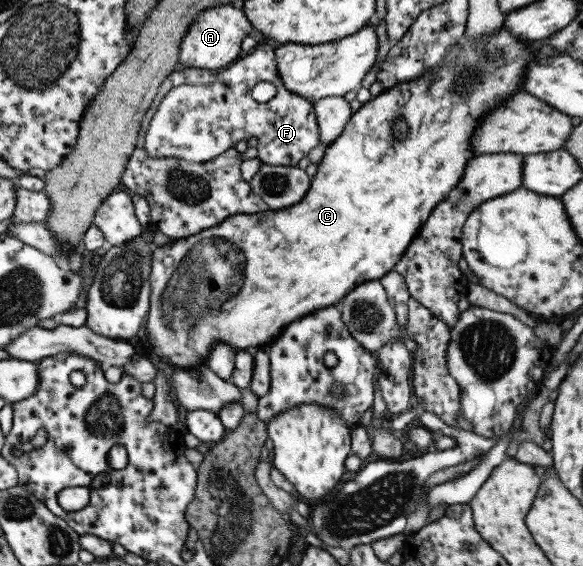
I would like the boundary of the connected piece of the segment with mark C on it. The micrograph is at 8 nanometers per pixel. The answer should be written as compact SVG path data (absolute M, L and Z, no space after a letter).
M505 24L498 27L491 36L483 38L483 44L469 43L465 35L460 44L450 51L443 63L433 66L431 71L422 74L411 81L401 82L381 91L368 102L361 104L359 109L350 115L349 121L338 135L338 138L327 144L324 155L317 165L317 171L311 177L310 185L302 201L288 209L279 211L265 211L250 215L233 215L224 218L224 221L206 228L198 234L184 239L171 239L165 245L158 246L152 252L150 260L149 280L149 309L146 315L146 337L150 350L158 356L164 364L169 364L175 370L191 369L196 365L204 364L205 354L214 341L220 341L236 349L249 351L256 347L266 349L290 322L300 320L303 316L321 308L336 304L344 295L347 295L354 287L366 281L379 279L398 263L402 254L409 247L422 224L432 212L432 209L450 193L450 190L458 184L466 163L473 157L471 153L471 136L481 124L481 120L488 110L497 106L509 98L511 94L521 92L525 79L525 68L536 56L536 51L528 51L523 40L512 36Z

